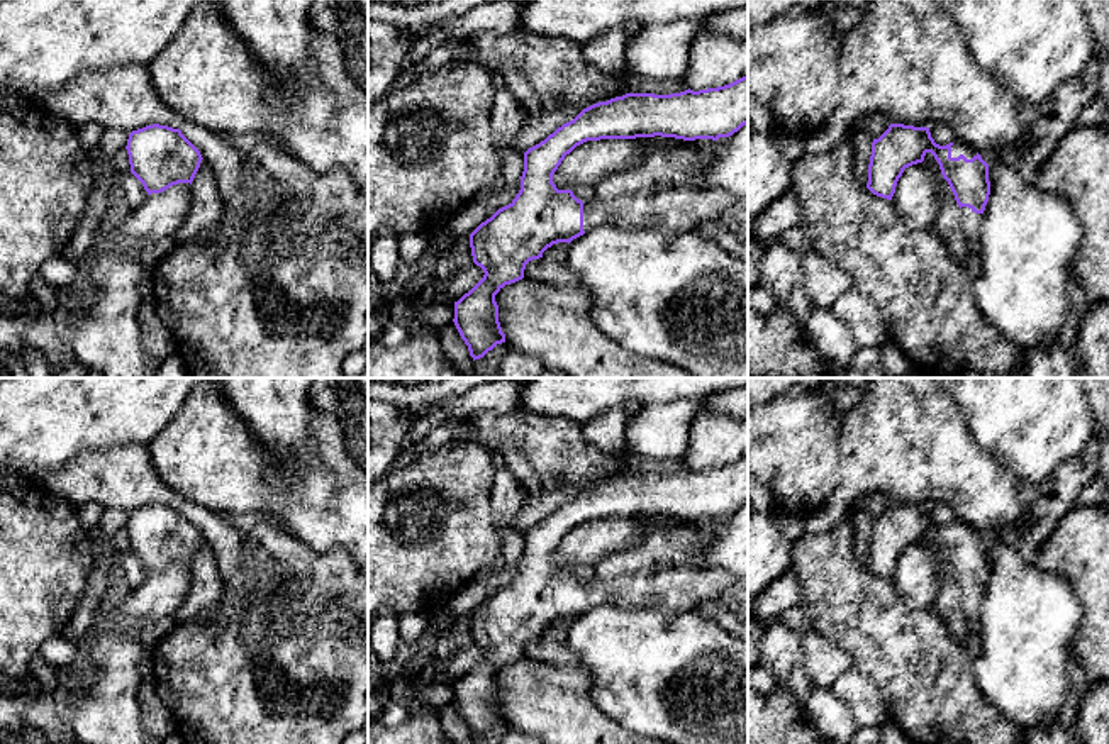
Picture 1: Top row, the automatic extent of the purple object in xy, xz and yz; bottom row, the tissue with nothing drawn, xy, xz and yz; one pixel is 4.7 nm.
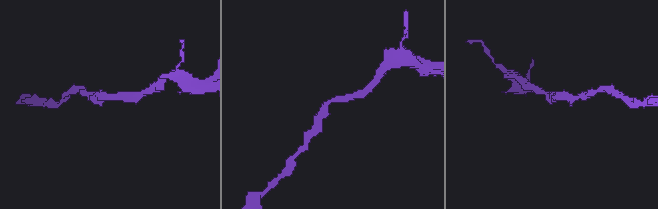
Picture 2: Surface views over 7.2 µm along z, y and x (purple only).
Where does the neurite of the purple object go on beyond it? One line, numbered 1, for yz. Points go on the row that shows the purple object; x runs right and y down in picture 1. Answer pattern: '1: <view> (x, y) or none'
1: yz (970, 222)

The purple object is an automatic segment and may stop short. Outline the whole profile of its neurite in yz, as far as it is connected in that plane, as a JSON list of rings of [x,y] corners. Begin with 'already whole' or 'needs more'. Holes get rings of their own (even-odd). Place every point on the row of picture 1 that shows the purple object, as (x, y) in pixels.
needs more; [[[890,124],[872,142],[867,188],[877,197],[892,200],[904,169],[922,163],[928,153],[938,161],[955,195],[963,236],[975,246],[990,195],[989,164],[961,141],[939,146],[931,137],[929,127]]]

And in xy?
already whole; [[[159,124],[132,130],[125,149],[131,173],[148,195],[161,193],[178,183],[192,185],[203,159],[180,129]]]

